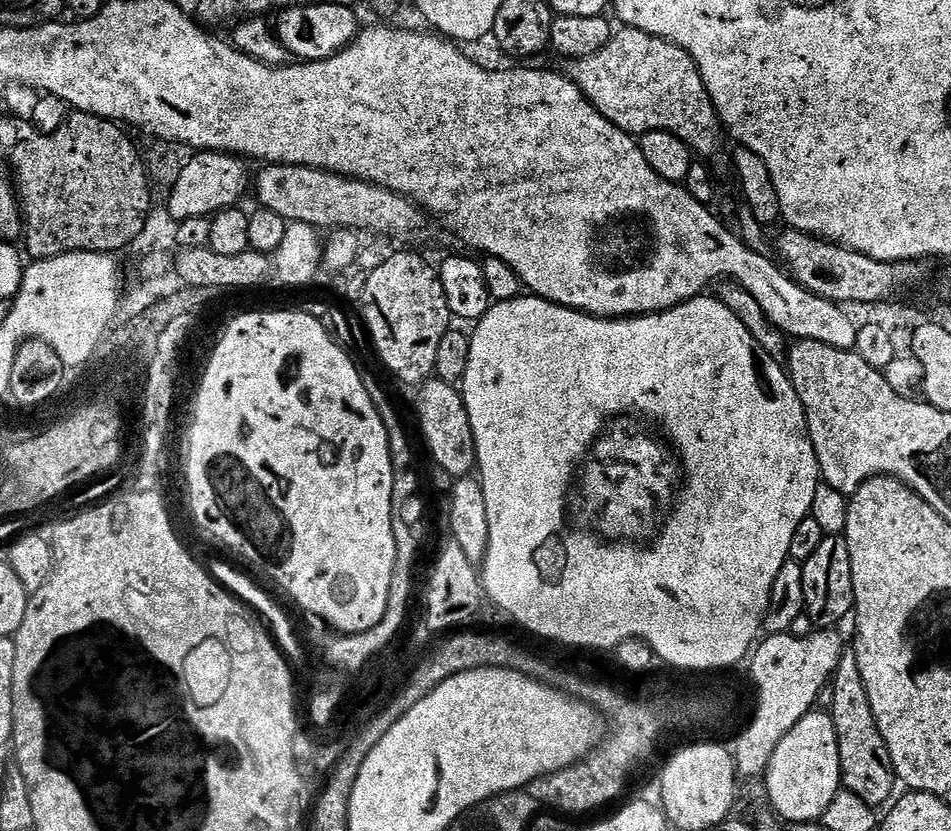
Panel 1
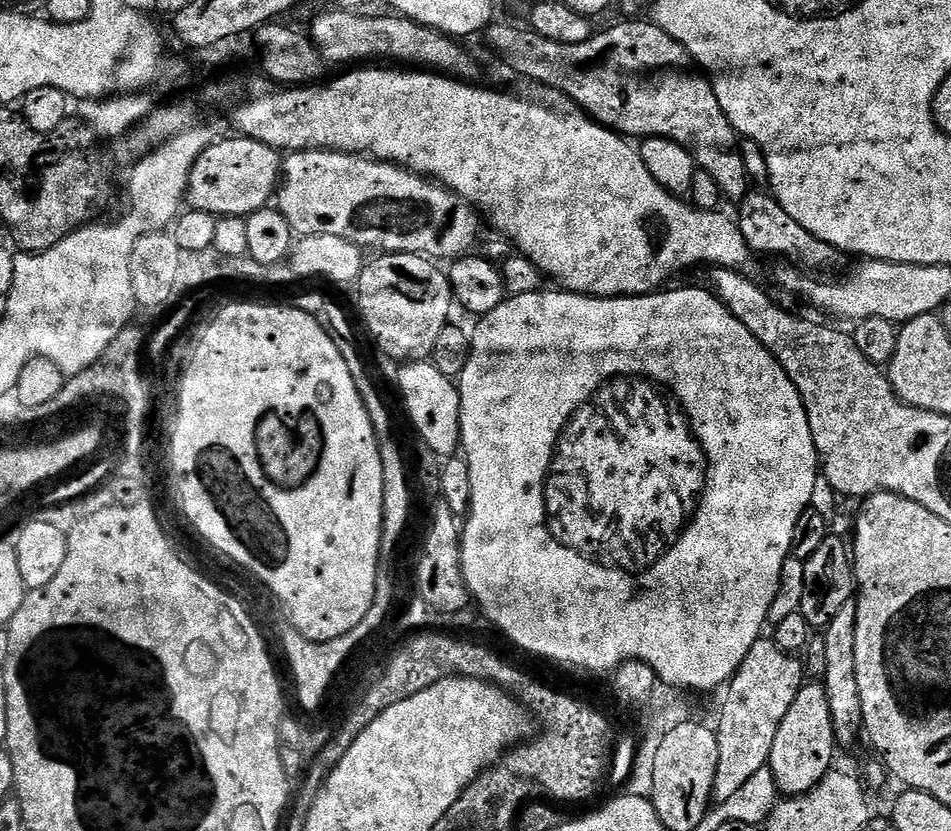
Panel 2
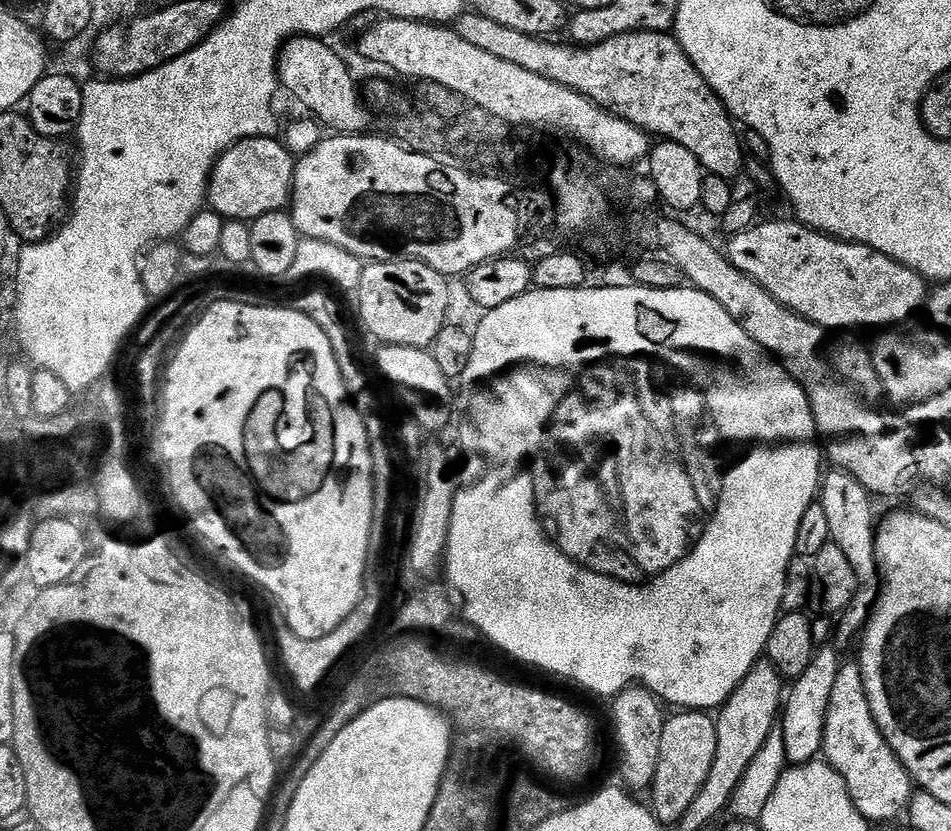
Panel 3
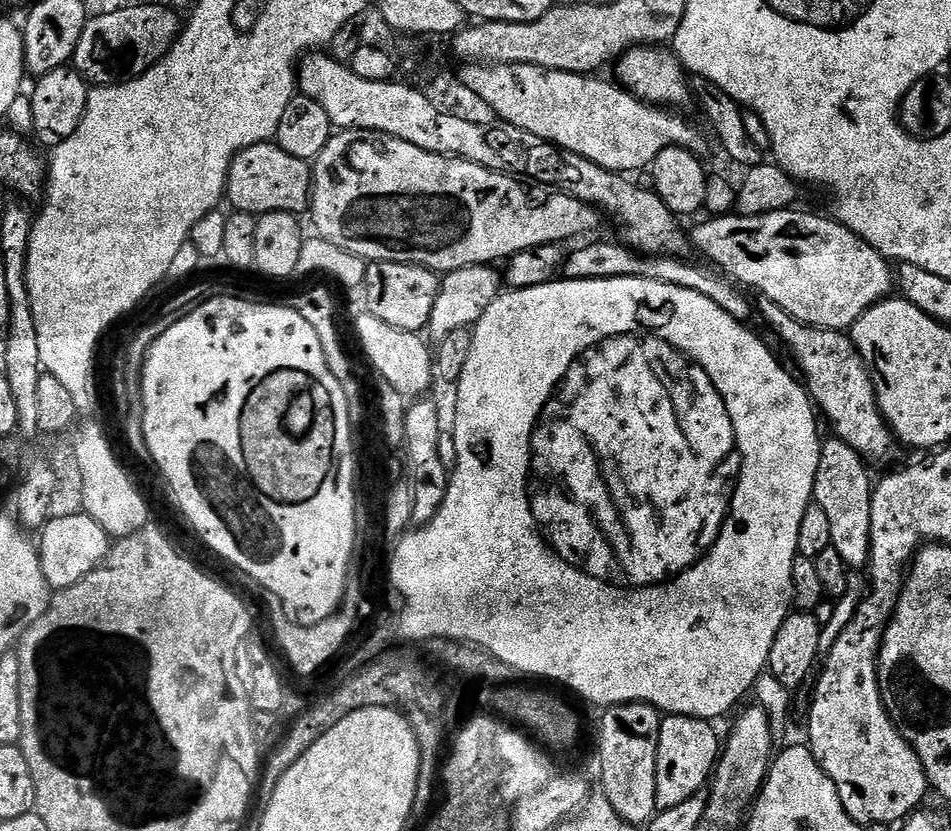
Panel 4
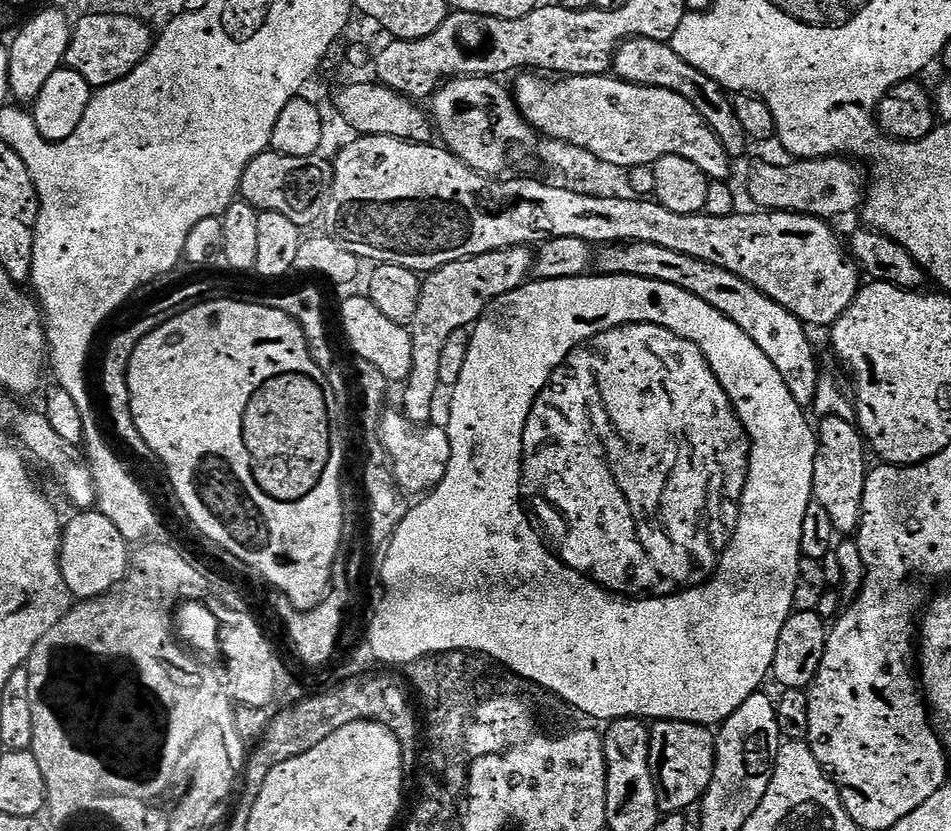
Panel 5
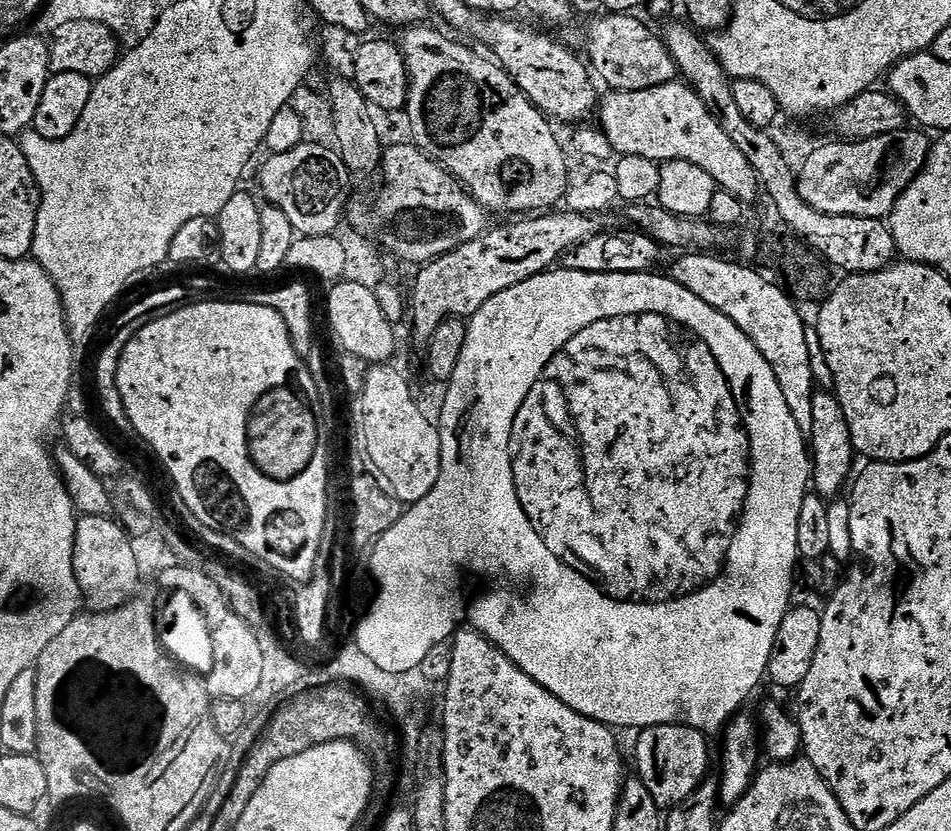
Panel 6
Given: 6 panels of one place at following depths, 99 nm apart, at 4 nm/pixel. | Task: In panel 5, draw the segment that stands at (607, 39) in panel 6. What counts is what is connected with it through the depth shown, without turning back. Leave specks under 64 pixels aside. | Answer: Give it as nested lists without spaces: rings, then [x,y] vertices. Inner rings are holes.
[[[630,38],[623,40],[620,49],[614,57],[614,72],[617,77],[631,84],[641,84],[647,88],[661,88],[671,90],[674,94],[682,94],[698,114],[718,134],[718,142],[727,150],[729,157],[737,158],[750,147],[746,130],[742,130],[742,121],[738,114],[734,114],[733,97],[728,89],[722,87],[714,78],[710,78],[702,70],[690,66],[690,62],[682,62],[678,54],[674,54],[671,43],[654,38]]]

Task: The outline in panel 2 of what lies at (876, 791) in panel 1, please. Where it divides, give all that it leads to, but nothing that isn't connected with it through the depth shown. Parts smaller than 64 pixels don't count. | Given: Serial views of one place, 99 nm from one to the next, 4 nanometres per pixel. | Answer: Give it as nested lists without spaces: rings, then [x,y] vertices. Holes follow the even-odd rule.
[[[848,600],[838,614],[823,629],[824,636],[824,677],[822,683],[828,701],[830,714],[834,722],[834,734],[841,745],[852,744],[861,739],[864,718],[862,716],[862,698],[858,694],[858,669],[854,658],[854,626],[856,625],[856,601]]]

